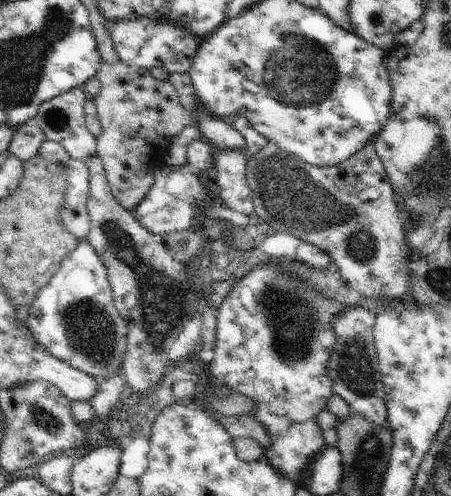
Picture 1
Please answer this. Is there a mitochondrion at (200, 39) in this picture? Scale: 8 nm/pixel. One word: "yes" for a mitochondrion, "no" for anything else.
no

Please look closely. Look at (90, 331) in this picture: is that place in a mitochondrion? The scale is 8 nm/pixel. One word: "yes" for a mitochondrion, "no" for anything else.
yes

